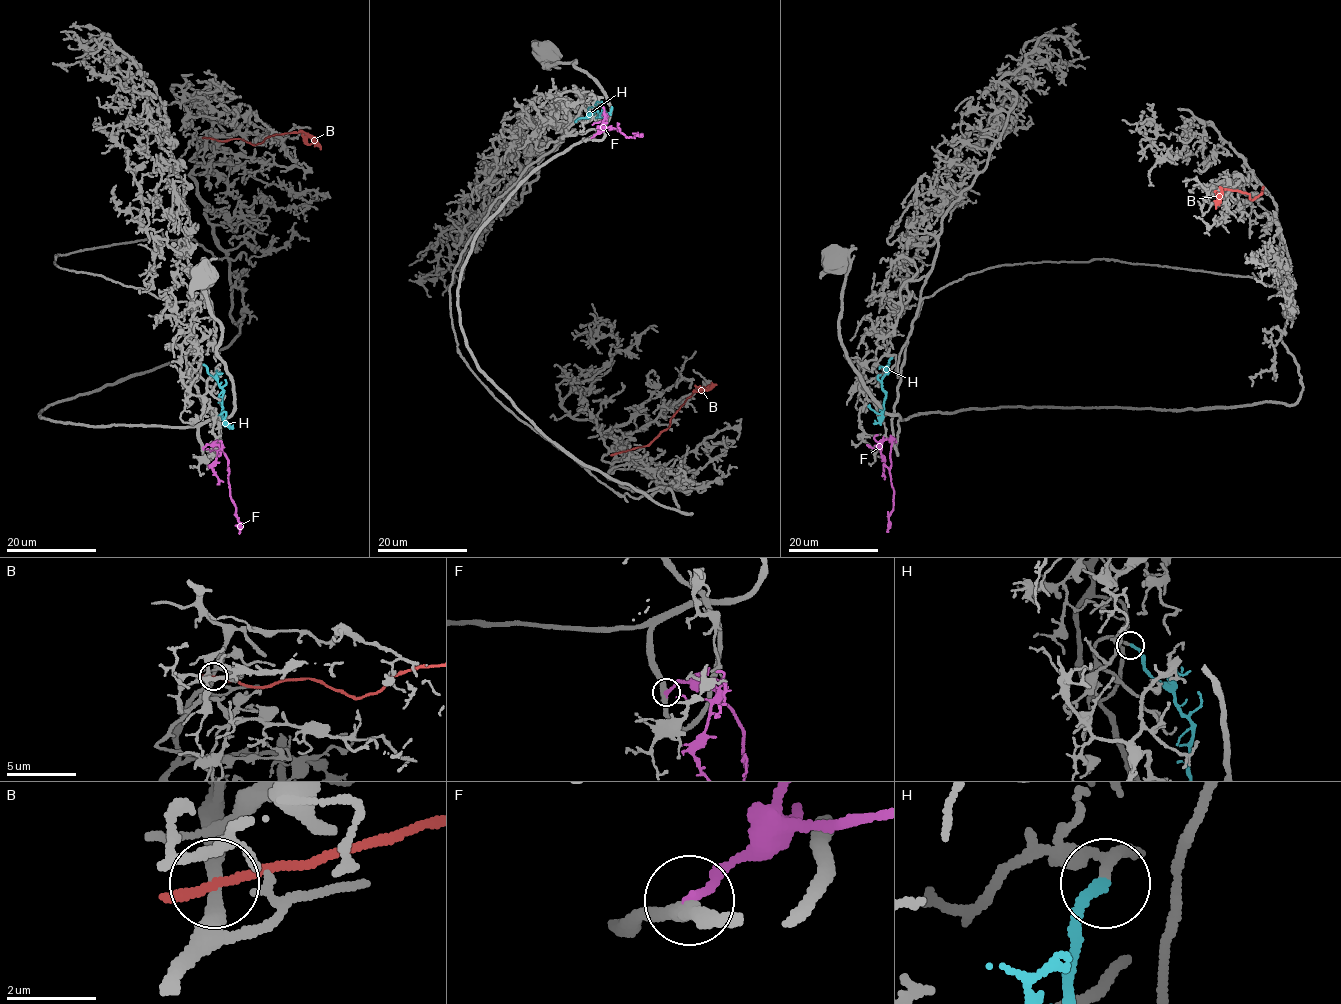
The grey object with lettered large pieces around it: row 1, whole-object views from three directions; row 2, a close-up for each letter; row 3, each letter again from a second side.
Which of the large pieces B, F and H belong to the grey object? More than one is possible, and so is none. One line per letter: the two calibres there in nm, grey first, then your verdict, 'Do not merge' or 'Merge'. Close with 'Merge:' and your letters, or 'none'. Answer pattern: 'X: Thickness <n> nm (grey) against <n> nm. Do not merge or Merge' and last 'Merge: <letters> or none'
B: Thickness 280 nm (grey) against 260 nm. Do not merge
F: Thickness 360 nm (grey) against 220 nm. Do not merge
H: Thickness 170 nm (grey) against 240 nm. Merge
Merge: H

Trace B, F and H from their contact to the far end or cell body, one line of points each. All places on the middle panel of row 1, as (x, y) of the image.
B: (615, 453), (645, 447), (670, 425), (675, 413), (696, 391), (703, 391), (717, 384)
F: (591, 138), (601, 132), (616, 129), (627, 137), (640, 134)
H: (575, 121), (596, 111), (601, 117), (602, 102), (594, 105)

